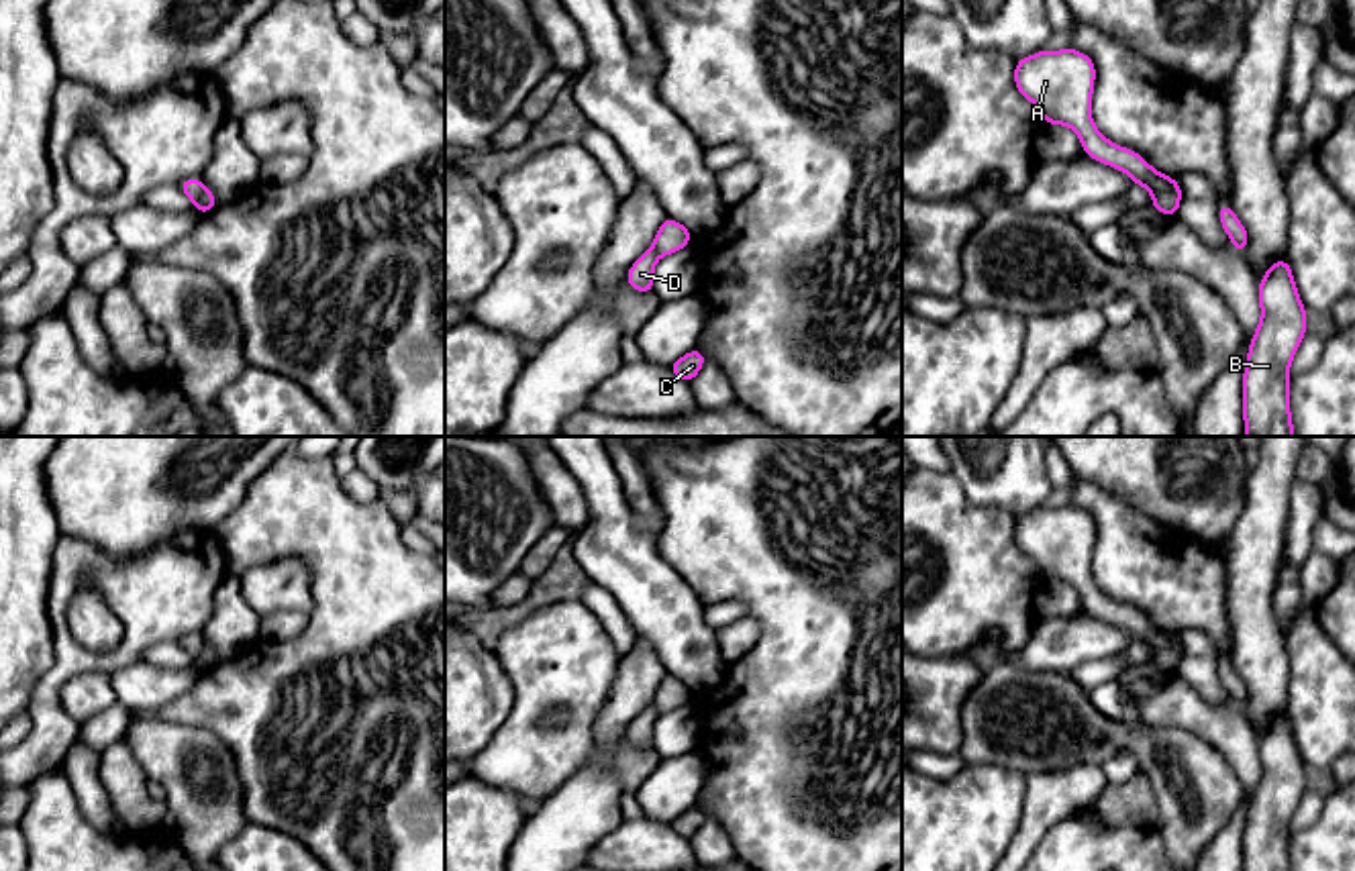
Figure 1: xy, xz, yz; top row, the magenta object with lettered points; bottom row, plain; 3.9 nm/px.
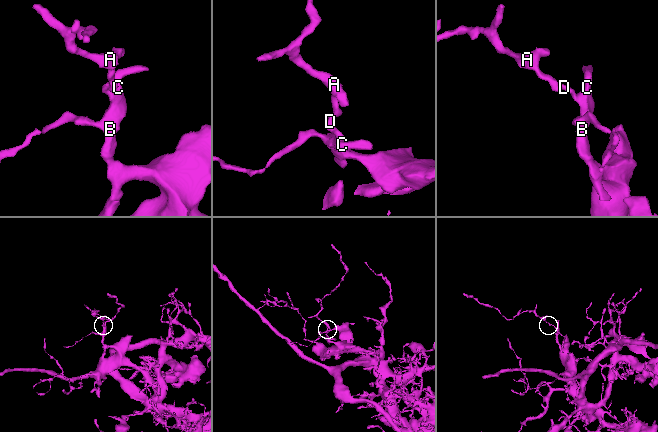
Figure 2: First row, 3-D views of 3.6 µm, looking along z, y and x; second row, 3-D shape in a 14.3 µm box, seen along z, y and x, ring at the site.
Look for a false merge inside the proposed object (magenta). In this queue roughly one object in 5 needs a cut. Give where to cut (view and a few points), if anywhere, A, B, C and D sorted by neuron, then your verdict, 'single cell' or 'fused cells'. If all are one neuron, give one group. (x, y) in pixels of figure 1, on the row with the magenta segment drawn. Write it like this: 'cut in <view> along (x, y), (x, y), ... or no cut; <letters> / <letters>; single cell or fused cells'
cut in xy along (203, 188), (194, 202); A / B C D; fused cells

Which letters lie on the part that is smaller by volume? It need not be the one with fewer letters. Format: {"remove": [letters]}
{"remove": ["A"]}

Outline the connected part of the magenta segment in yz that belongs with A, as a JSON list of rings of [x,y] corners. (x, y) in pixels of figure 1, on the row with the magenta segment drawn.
[[[1075,49],[1039,51],[1016,59],[1014,86],[1041,112],[1045,124],[1071,126],[1090,159],[1116,167],[1133,177],[1133,184],[1153,194],[1151,208],[1175,216],[1180,196],[1173,180],[1155,171],[1137,151],[1110,143],[1094,124],[1090,100],[1096,67],[1090,55]]]

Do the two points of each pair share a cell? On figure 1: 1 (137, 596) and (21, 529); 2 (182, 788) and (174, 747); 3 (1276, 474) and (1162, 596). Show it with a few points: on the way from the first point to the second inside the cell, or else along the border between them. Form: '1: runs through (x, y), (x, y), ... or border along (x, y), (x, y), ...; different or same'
1: border along (60, 535), (54, 547), (54, 570), (45, 594); different
2: runs through (182, 778), (180, 757); same
3: border along (1219, 549), (1225, 561), (1227, 596); different

